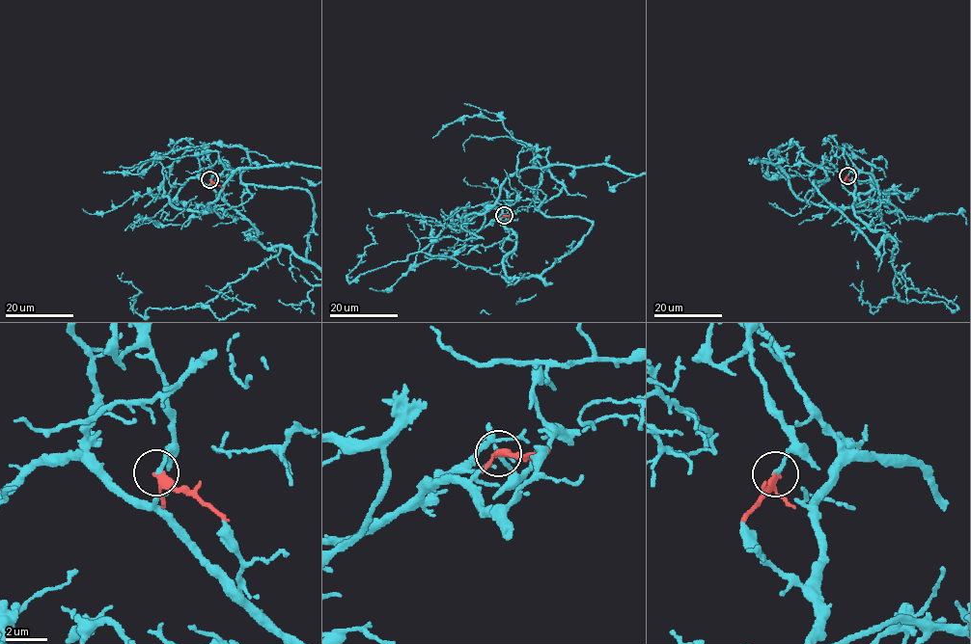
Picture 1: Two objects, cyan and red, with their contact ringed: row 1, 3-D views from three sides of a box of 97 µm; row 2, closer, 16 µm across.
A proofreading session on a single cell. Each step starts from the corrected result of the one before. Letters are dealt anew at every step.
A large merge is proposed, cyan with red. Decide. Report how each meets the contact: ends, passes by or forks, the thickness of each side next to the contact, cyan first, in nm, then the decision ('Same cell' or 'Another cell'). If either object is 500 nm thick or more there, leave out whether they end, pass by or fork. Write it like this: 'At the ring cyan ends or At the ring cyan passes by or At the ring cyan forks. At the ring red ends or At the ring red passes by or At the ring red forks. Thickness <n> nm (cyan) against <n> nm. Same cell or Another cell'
At the ring cyan ends. At the ring red passes by. Thickness 200 nm (cyan) against 280 nm. Another cell

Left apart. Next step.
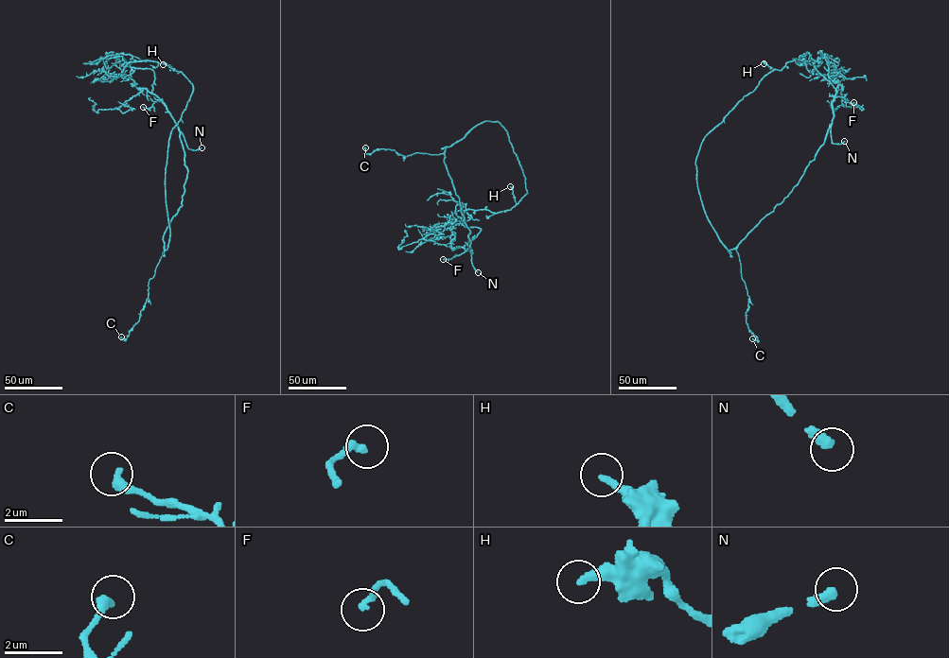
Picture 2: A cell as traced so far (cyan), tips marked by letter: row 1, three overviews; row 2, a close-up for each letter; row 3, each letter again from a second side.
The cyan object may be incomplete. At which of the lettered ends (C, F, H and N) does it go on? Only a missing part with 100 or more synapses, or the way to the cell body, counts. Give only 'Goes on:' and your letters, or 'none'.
Goes on: N

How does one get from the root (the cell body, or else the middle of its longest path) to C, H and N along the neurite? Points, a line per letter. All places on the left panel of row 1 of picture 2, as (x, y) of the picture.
C: (185, 181), (182, 205), (165, 233), (163, 254), (149, 281), (149, 298), (139, 320), (126, 338), (121, 337)
H: (185, 181), (179, 129), (152, 93), (153, 70), (125, 61), (160, 62), (180, 72), (163, 64)
N: (185, 181), (187, 171), (180, 131), (188, 148), (202, 147)

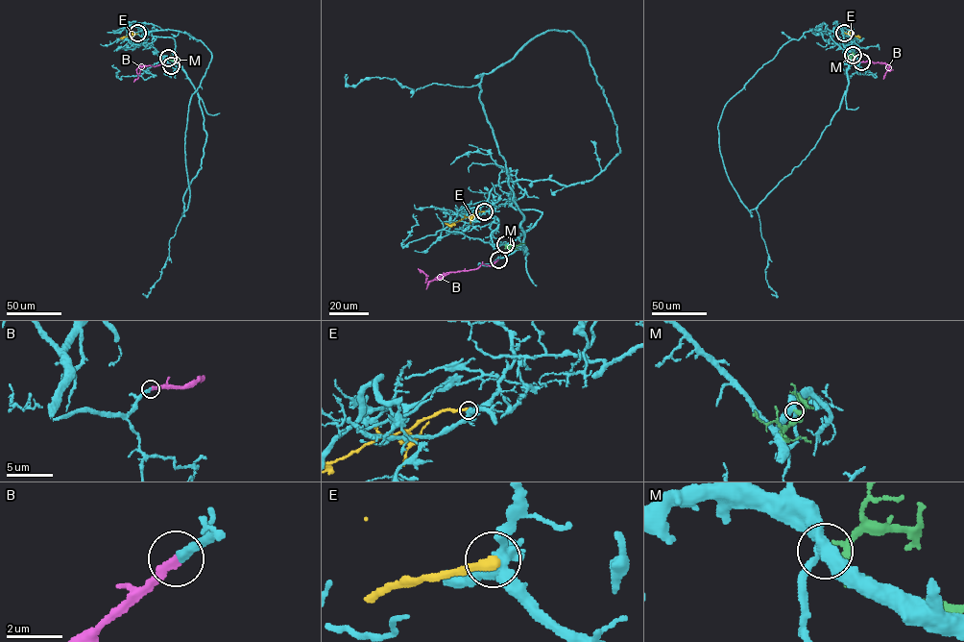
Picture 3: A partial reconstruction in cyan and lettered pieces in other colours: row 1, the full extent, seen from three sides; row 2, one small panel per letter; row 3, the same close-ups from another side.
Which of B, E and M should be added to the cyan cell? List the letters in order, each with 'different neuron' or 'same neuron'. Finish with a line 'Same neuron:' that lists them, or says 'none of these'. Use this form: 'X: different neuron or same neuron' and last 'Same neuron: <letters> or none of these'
B: same neuron
E: different neuron
M: different neuron
Same neuron: B

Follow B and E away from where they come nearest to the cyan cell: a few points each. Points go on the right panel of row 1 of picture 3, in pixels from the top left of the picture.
B: (861, 62), (887, 63), (889, 68), (883, 79)
E: (845, 33), (859, 37)

